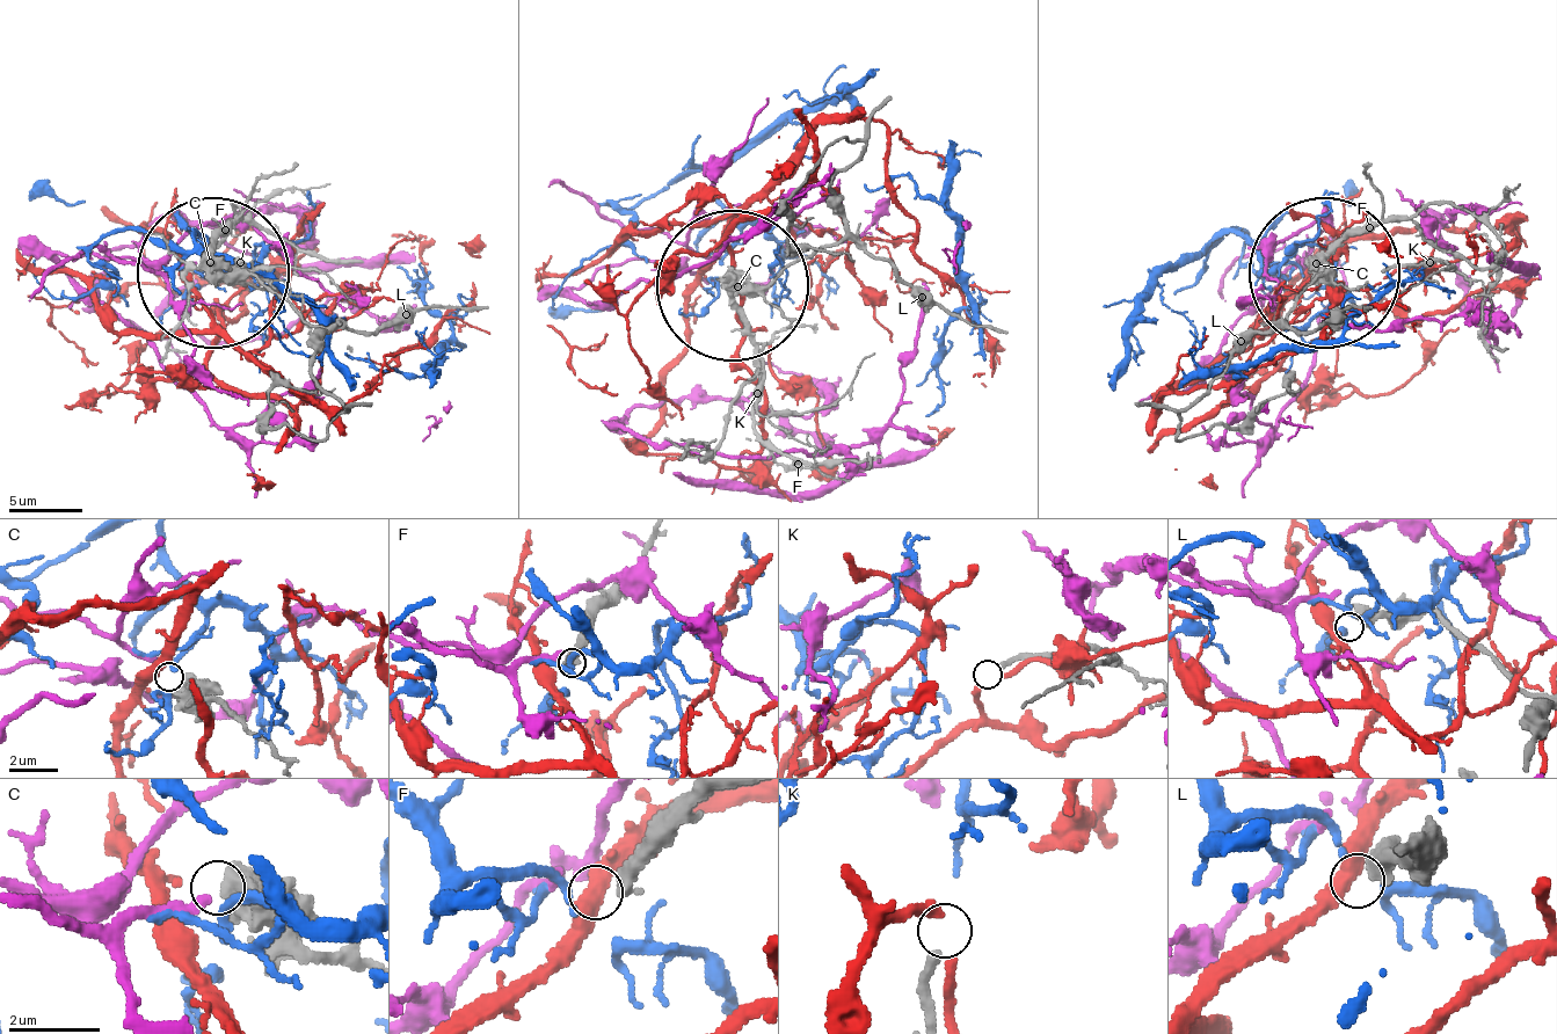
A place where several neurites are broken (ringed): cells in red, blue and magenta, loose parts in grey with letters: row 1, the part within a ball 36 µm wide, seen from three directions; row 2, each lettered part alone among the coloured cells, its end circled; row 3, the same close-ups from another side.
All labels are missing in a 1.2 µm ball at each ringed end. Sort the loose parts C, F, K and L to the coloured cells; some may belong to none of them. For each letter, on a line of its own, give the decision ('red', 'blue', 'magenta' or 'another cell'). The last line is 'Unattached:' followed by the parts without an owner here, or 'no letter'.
C: magenta
F: another cell
K: another cell
L: another cell
Unattached: F, K, L

